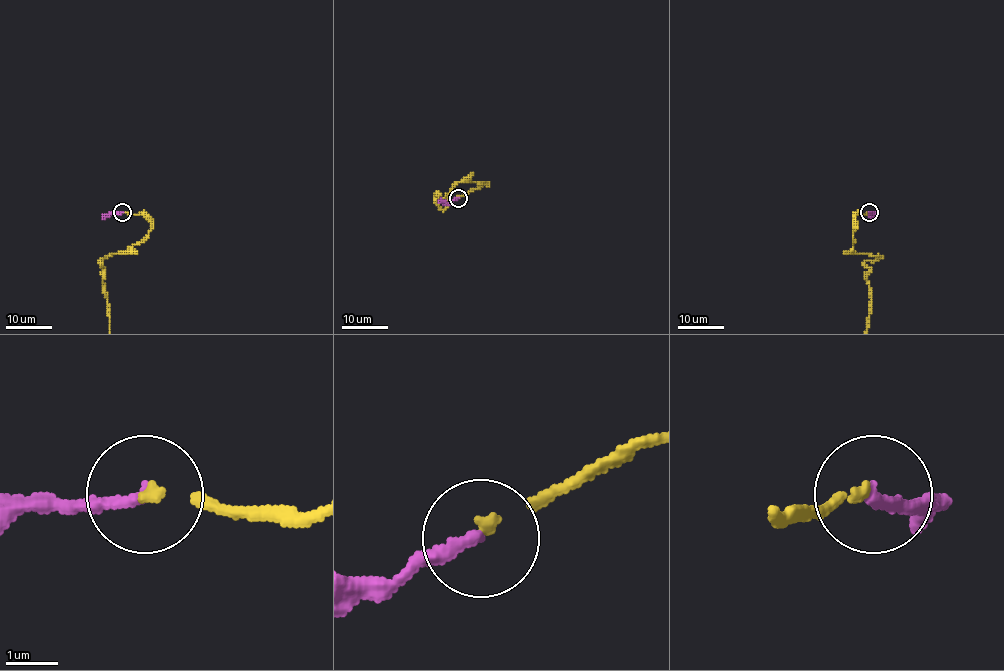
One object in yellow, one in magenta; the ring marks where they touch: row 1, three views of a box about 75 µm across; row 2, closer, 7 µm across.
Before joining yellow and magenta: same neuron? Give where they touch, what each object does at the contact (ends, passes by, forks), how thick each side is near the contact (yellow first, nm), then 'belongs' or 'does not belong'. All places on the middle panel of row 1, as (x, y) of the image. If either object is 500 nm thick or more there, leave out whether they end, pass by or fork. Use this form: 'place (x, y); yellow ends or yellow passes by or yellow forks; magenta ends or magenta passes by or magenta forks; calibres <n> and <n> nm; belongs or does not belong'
place (458, 198); yellow ends; magenta ends; calibres 160 and 220 nm; belongs

